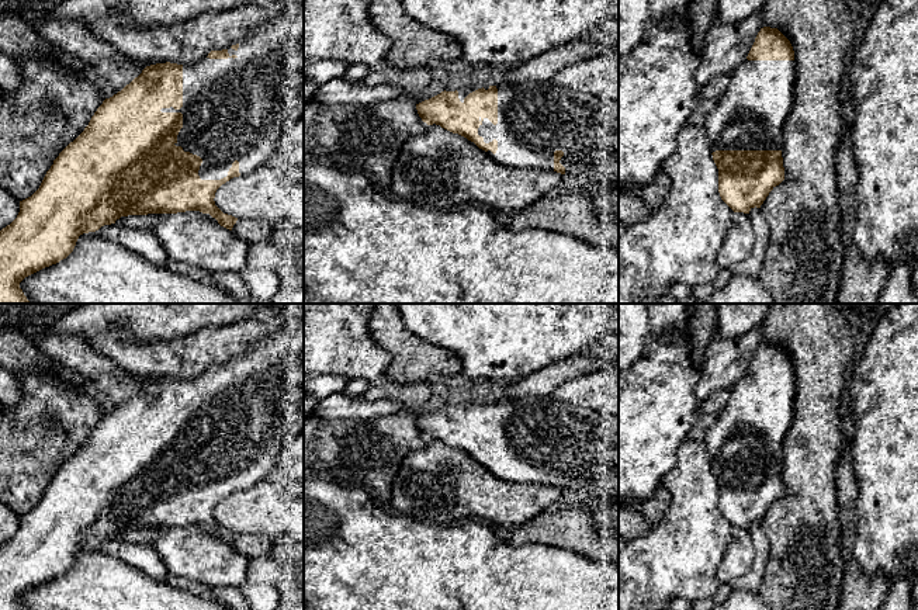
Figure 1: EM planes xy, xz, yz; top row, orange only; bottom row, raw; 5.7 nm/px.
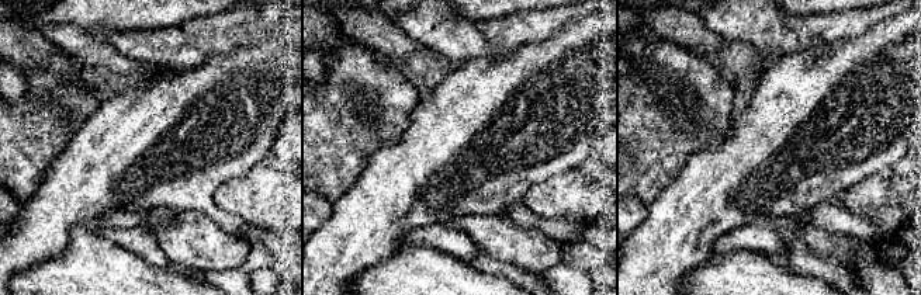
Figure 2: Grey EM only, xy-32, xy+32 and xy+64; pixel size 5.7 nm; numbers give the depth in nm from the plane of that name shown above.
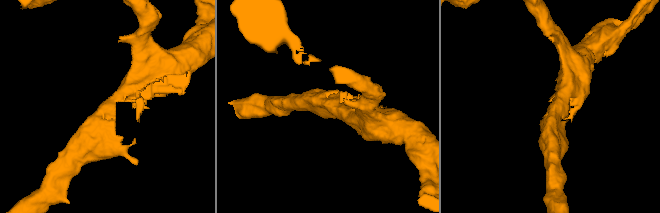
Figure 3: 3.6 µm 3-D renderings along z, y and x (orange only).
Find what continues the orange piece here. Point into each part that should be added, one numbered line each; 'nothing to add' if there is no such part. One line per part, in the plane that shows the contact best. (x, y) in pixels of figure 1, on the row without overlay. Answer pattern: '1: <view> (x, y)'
1: xy (236, 423)

